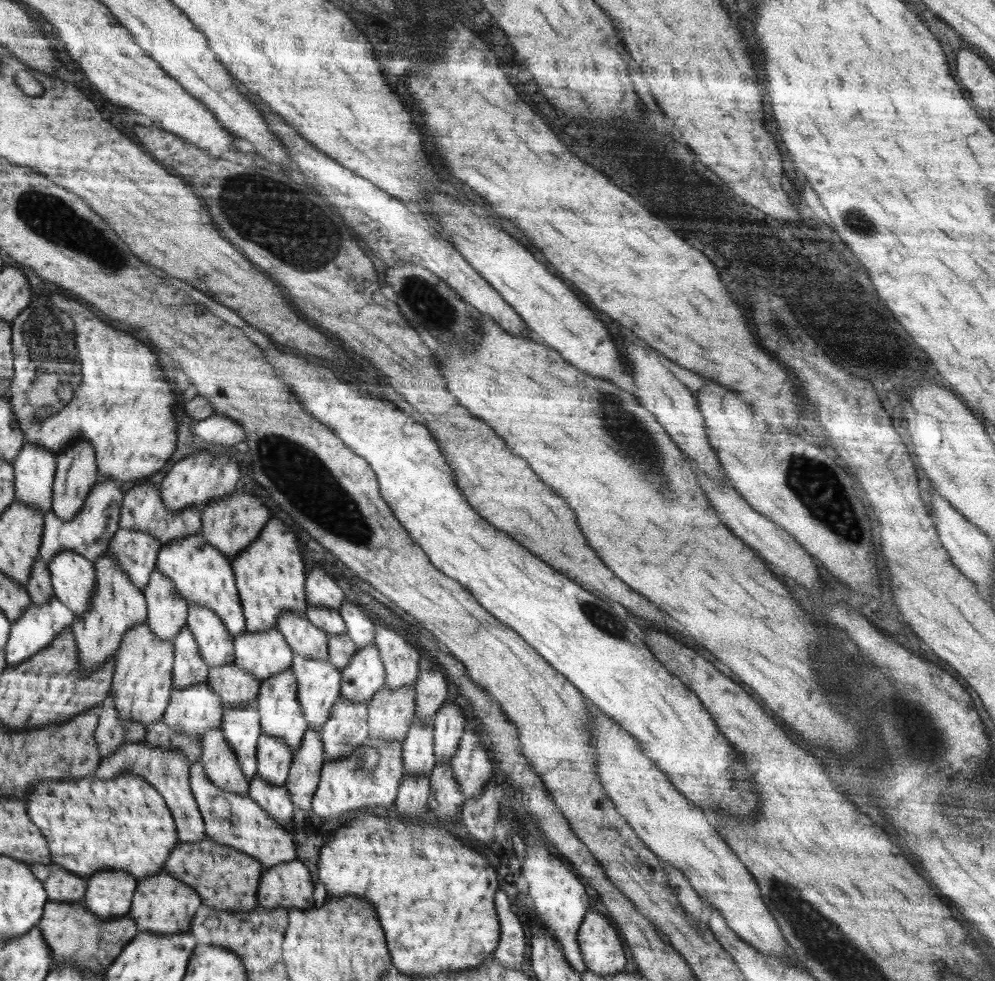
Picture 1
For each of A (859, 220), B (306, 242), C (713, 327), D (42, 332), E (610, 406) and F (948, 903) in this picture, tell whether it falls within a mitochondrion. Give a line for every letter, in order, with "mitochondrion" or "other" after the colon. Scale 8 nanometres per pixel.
A: mitochondrion
B: mitochondrion
C: other
D: mitochondrion
E: mitochondrion
F: other

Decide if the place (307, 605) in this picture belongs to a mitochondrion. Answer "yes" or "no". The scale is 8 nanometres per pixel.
no

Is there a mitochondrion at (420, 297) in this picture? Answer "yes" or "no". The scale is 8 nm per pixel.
yes

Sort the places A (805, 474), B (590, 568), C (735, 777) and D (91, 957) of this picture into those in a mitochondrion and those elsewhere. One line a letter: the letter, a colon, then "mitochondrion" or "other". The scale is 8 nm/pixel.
A: mitochondrion
B: other
C: mitochondrion
D: mitochondrion

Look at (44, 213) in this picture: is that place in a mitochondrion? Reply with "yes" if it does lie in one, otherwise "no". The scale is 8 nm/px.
yes

